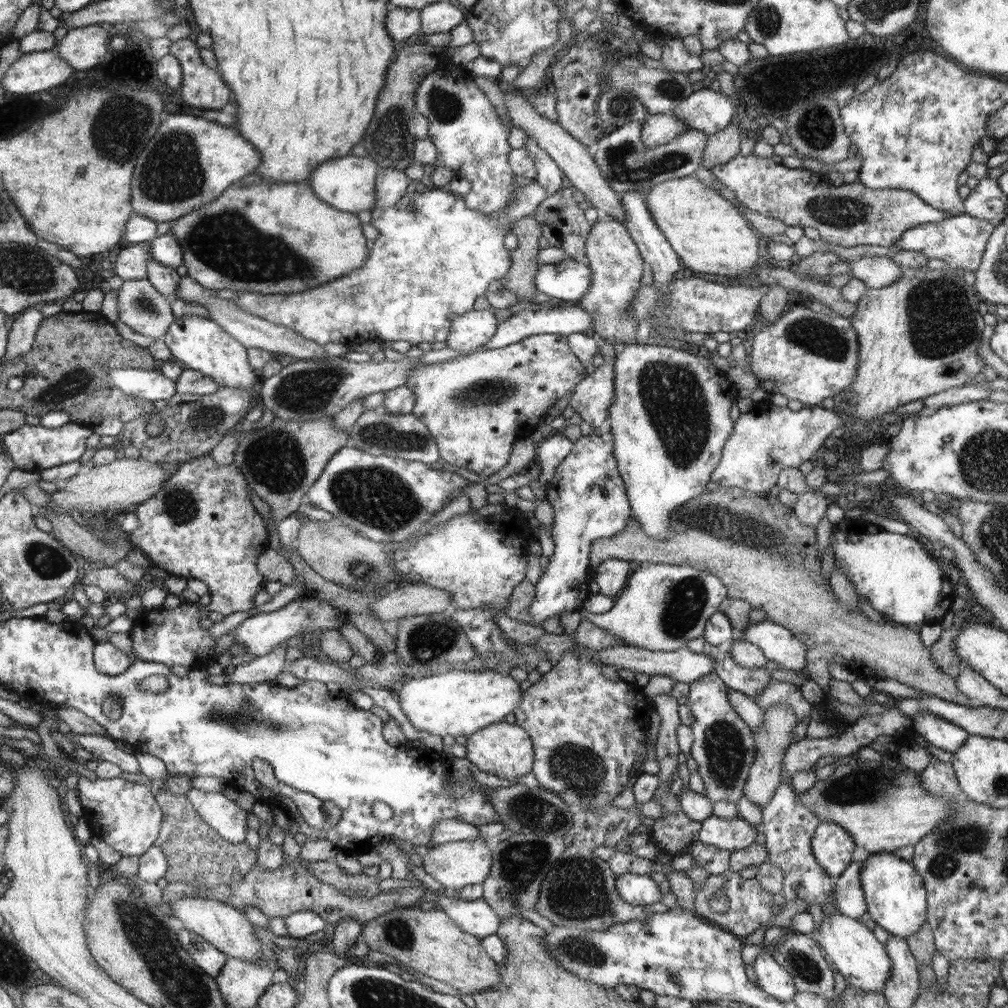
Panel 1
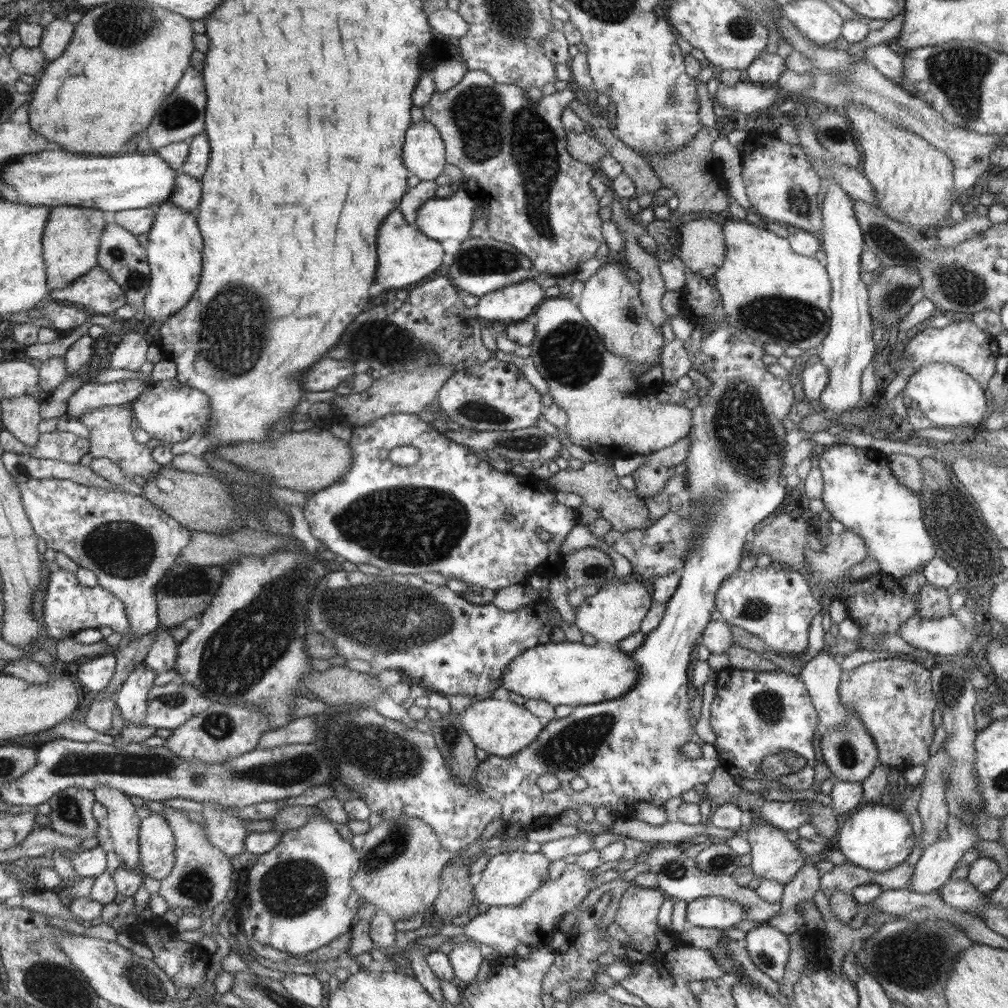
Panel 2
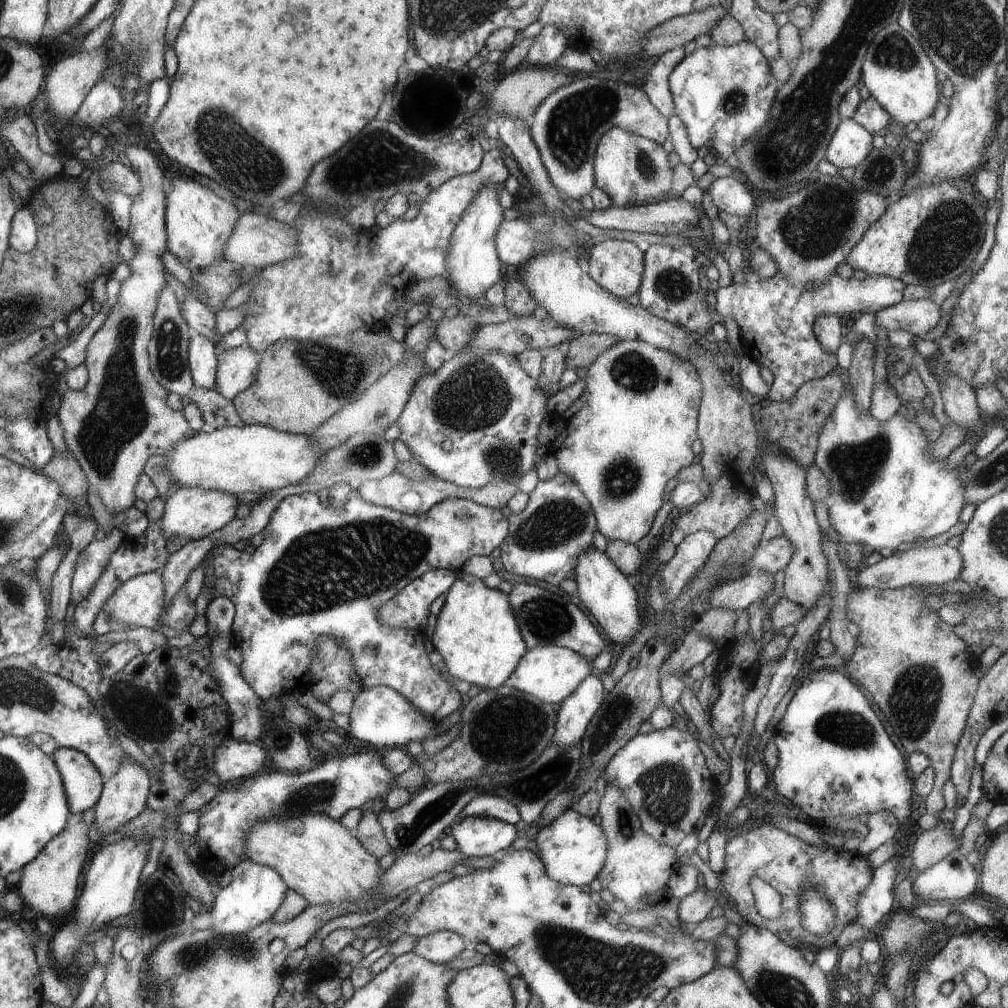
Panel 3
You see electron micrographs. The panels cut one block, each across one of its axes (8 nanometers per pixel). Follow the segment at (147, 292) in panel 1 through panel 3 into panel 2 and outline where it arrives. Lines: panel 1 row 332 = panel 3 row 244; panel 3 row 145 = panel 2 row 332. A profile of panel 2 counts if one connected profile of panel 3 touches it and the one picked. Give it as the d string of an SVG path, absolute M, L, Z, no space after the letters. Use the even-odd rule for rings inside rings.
M136 331L121 336L121 341L115 345L110 354L110 368L112 370L139 371L146 362L146 350L150 346L149 335L142 335Z

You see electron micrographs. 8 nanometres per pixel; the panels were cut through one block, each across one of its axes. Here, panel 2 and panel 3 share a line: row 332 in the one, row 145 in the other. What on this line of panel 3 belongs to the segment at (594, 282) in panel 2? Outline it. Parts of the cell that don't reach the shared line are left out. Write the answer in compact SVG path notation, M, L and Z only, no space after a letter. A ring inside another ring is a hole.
M613 126L600 138L595 152L596 186L604 190L612 205L618 208L656 204L666 198L672 188L674 171L668 155L663 145L656 141Z

